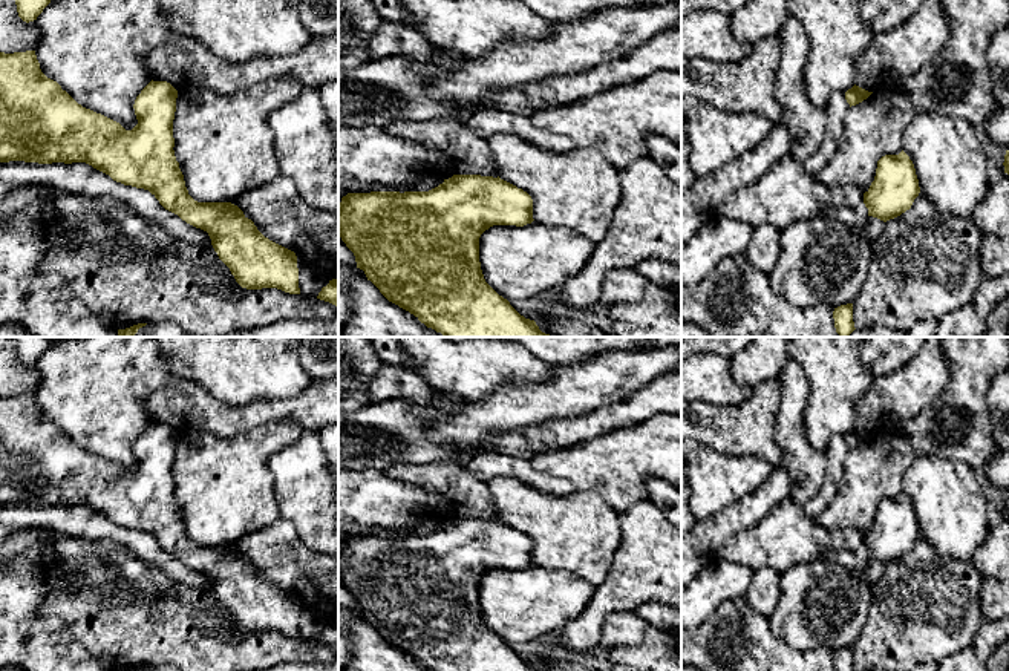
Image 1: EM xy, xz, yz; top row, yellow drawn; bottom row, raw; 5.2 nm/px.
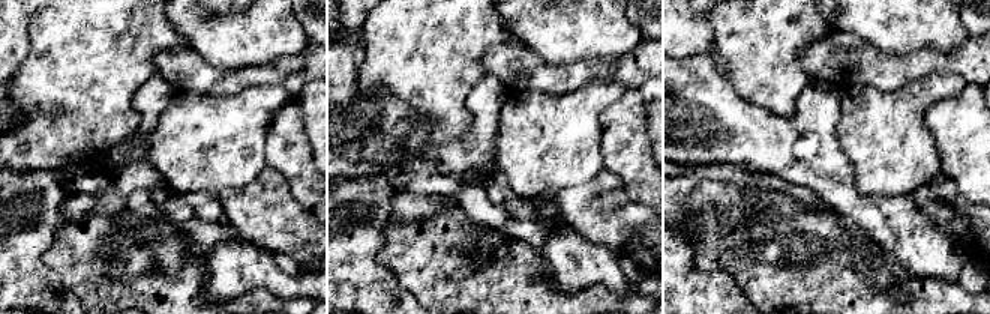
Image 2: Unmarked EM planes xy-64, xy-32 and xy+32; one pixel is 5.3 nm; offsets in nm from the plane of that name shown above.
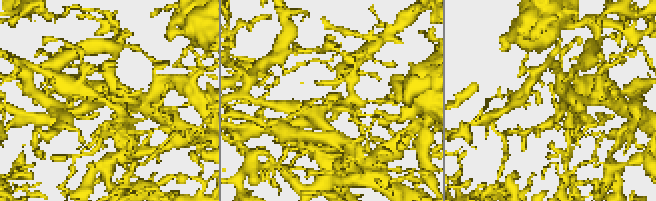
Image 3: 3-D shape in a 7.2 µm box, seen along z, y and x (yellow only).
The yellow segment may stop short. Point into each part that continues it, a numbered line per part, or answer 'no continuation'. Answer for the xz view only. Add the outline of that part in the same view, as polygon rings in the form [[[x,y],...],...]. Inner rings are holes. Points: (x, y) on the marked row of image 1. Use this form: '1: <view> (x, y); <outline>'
no continuation

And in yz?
1: yz (859, 215); [[[860,204],[859,207],[854,208],[827,208],[825,211],[821,213],[821,216],[825,218],[833,218],[841,222],[851,222],[853,225],[865,225],[868,221],[868,208],[865,204]]]

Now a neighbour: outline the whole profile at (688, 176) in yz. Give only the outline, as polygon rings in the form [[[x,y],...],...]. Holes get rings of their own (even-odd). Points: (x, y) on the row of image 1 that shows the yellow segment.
[[[681,130],[681,196],[695,181],[695,175],[691,167],[691,144],[686,133]]]

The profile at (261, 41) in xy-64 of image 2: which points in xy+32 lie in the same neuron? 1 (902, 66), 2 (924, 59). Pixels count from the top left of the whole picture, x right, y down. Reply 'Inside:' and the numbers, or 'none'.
Inside: none

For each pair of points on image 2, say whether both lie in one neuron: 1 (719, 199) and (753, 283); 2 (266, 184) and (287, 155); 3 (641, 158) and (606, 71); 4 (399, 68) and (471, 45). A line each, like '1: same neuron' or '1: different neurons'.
1: same neuron
2: different neurons
3: different neurons
4: same neuron

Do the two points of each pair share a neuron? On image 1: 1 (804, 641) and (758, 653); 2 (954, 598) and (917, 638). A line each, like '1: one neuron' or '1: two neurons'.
1: two neurons
2: one neuron

